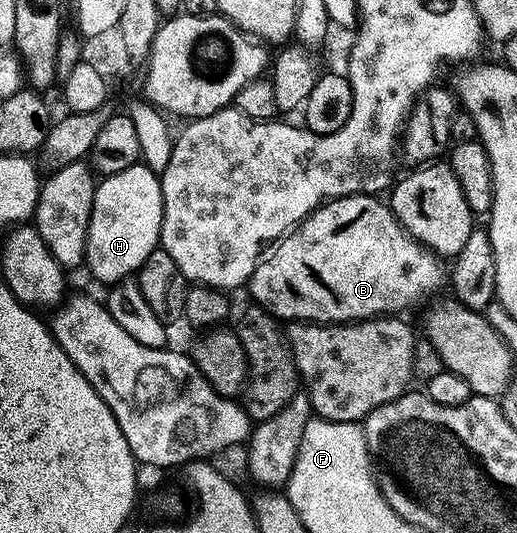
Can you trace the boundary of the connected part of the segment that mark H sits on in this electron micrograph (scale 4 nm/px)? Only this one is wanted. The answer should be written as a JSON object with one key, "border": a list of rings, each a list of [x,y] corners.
{"border":[[[144,164],[99,179],[94,190],[84,264],[104,286],[133,277],[162,239],[162,182],[159,173]]]}

